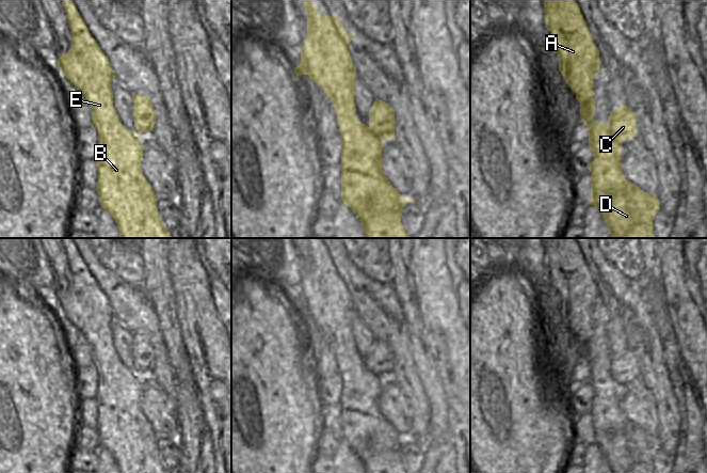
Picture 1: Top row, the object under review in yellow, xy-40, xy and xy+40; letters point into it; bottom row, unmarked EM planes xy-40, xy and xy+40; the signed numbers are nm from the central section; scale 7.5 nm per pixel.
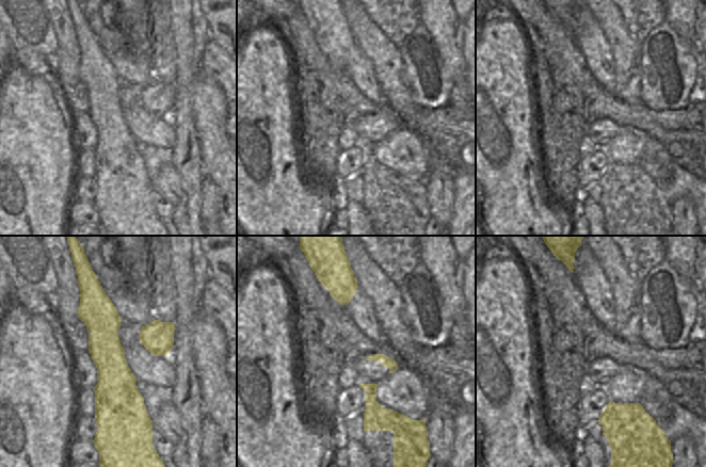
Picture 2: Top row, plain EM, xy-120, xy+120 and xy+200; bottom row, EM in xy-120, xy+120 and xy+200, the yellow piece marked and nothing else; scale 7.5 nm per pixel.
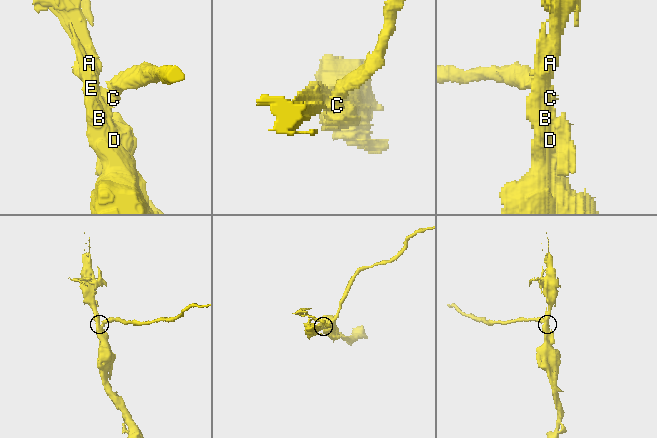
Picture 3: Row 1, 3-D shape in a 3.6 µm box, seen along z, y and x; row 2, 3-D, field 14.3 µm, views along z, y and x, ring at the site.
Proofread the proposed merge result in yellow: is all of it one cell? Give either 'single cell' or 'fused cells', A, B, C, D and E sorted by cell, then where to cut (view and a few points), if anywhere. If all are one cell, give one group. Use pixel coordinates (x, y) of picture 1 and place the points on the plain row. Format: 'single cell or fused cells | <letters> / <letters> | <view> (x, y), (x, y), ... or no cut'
fused cells | A B D E / C | xy+40 (607, 363), (608, 367), (621, 380)

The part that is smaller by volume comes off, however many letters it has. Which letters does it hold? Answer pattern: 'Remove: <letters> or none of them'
Remove: C

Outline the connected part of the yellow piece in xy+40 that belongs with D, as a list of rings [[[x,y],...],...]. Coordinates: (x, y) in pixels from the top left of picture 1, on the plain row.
[[[544,238],[544,257],[546,267],[550,270],[552,289],[559,296],[559,311],[572,330],[576,332],[576,338],[580,343],[580,358],[589,370],[589,385],[593,392],[593,400],[589,407],[591,411],[591,441],[588,443],[594,444],[601,452],[610,473],[654,473],[653,458],[659,451],[657,433],[647,433],[625,417],[621,411],[622,380],[610,370],[608,363],[596,361],[593,358],[595,351],[593,317],[595,311],[599,310],[599,289],[593,281],[578,242],[575,238]]]

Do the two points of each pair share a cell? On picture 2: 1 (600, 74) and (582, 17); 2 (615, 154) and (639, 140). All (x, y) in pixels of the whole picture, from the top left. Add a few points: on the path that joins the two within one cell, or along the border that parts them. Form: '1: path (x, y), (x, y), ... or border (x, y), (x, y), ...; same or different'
1: path (598, 60), (597, 51), (587, 31); same
2: path (621, 150), (634, 140); same

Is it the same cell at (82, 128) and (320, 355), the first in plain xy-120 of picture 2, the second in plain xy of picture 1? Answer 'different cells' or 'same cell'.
different cells

